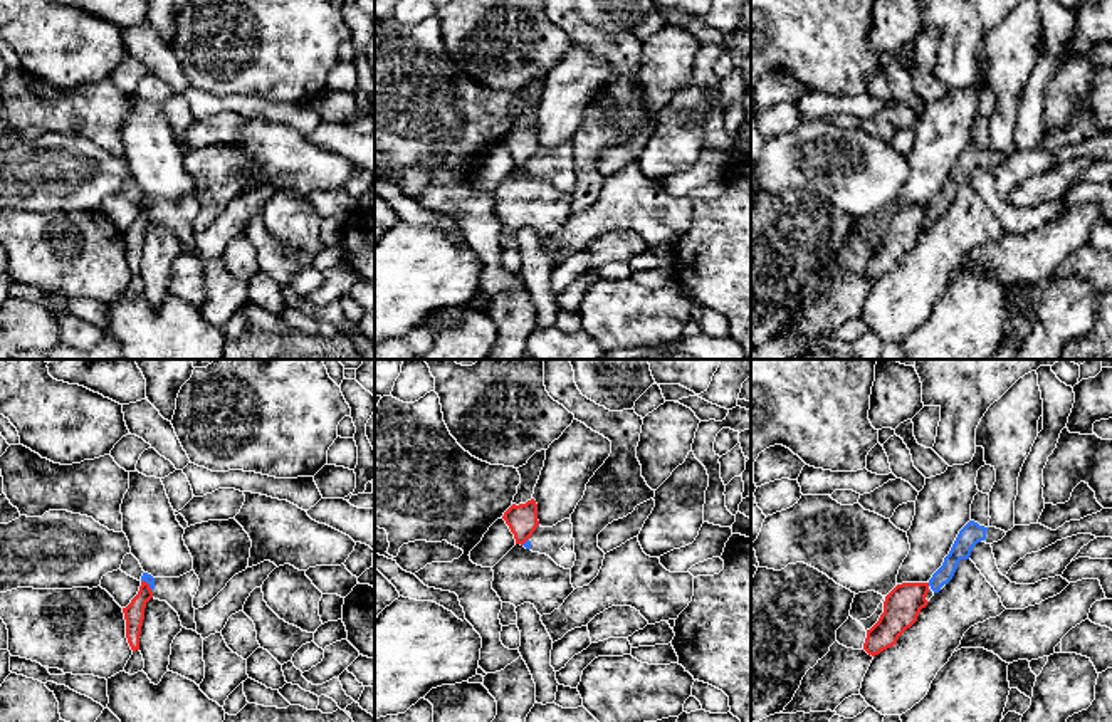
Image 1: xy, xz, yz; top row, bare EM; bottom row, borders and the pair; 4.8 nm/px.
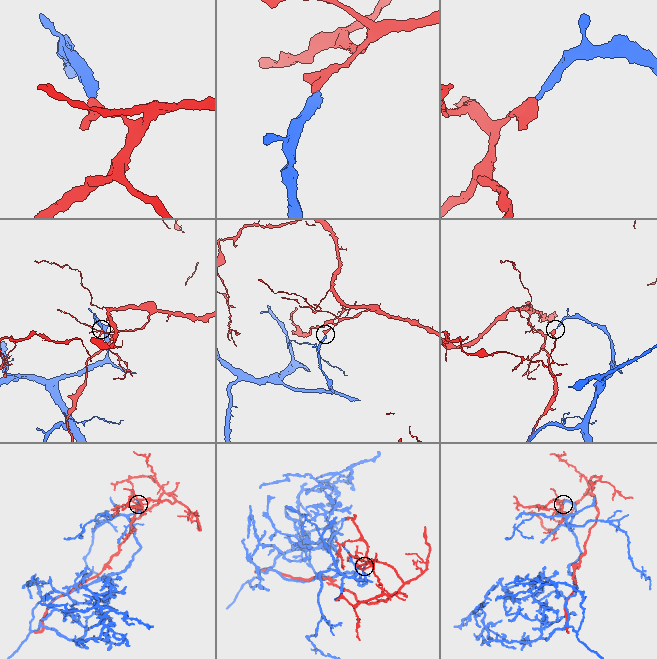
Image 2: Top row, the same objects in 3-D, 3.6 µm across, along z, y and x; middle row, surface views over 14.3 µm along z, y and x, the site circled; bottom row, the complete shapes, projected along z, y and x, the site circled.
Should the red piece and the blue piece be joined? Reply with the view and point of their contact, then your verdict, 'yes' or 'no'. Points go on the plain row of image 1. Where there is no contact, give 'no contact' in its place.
contact xy (148, 209); no

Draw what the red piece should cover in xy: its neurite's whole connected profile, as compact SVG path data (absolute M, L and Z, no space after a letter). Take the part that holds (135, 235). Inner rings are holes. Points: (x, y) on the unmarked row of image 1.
M141 205L138 218L123 232L126 243L126 262L133 275L139 274L139 259L144 243L146 227L153 222L153 215L146 205Z

